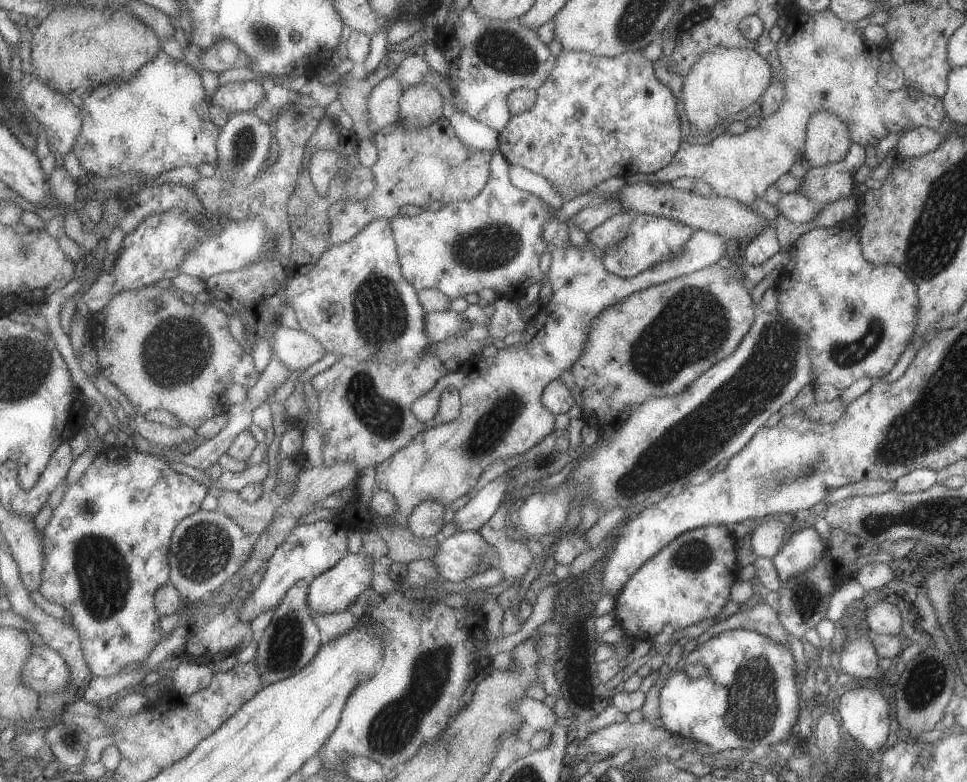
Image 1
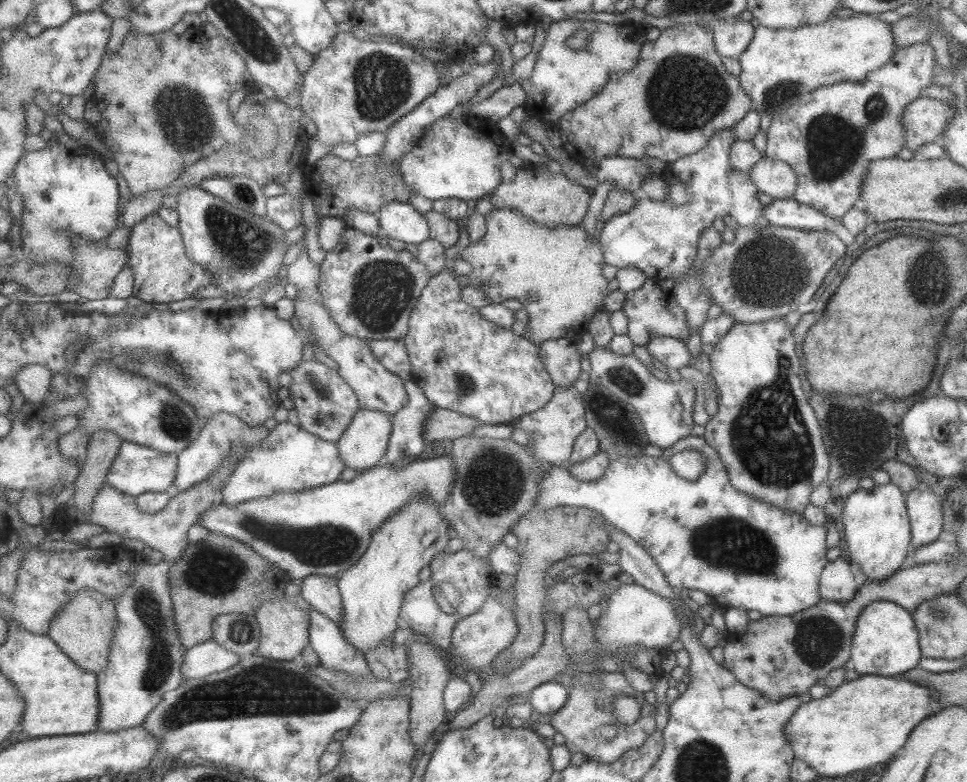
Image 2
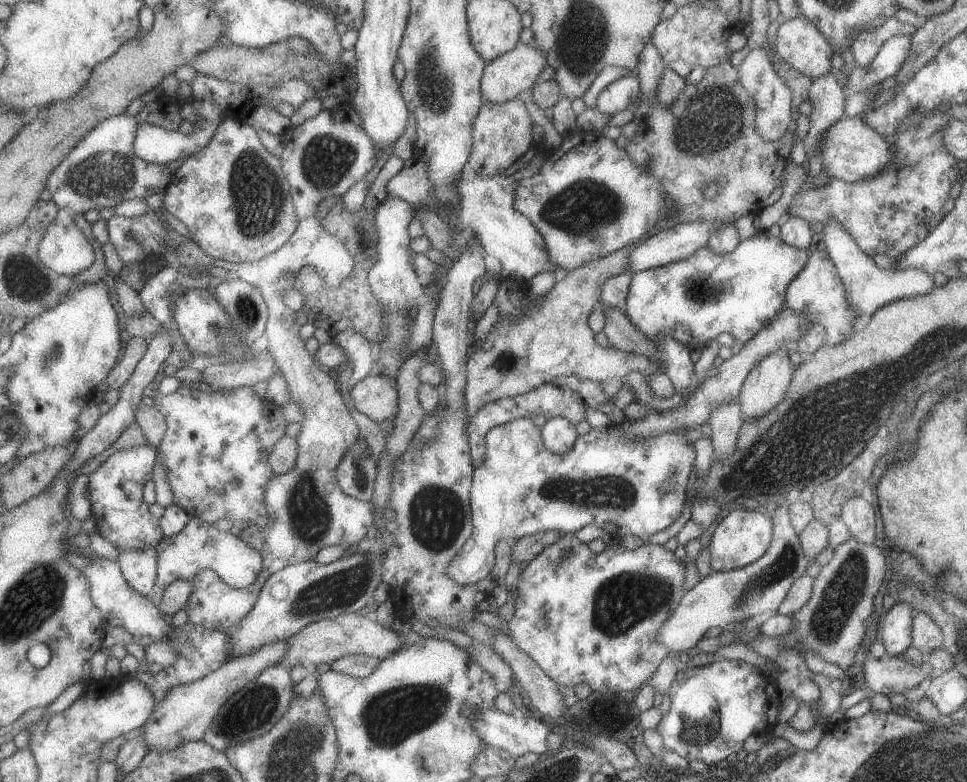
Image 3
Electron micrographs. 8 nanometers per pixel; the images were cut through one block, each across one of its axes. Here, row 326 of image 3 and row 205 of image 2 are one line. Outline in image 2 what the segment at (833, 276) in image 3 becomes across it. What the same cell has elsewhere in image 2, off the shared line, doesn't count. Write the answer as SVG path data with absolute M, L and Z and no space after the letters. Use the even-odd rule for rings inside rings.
M913 43L906 47L901 47L892 52L888 61L878 66L875 70L870 70L860 81L841 81L831 86L820 86L805 94L799 94L793 100L793 104L789 106L785 112L771 117L770 126L766 131L767 144L765 146L765 157L771 160L777 160L788 164L795 177L797 177L797 188L792 196L799 204L805 204L814 208L817 212L829 216L830 218L840 219L849 209L853 207L853 202L859 198L859 190L863 184L863 176L869 168L869 163L877 159L895 158L896 154L905 147L906 132L903 124L901 124L901 116L903 110L921 95L921 90L931 83L932 66L935 64L931 45L925 43Z

